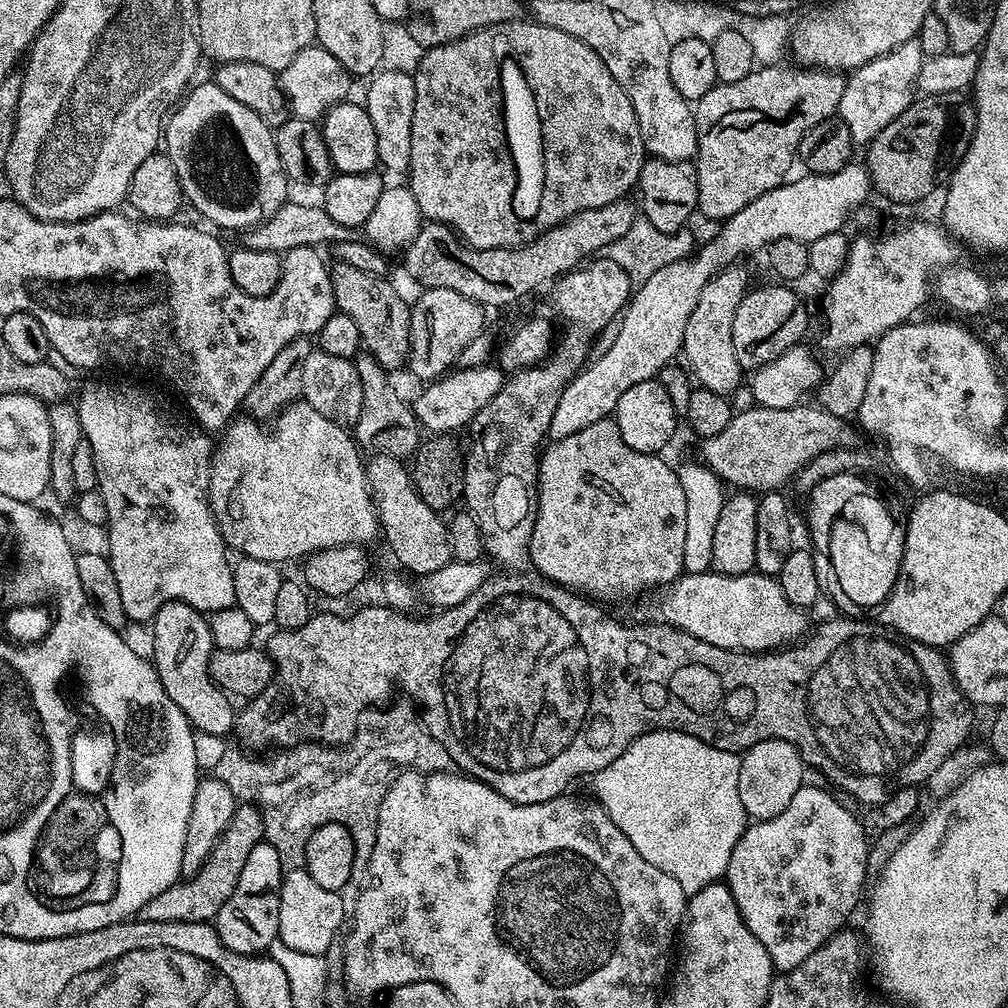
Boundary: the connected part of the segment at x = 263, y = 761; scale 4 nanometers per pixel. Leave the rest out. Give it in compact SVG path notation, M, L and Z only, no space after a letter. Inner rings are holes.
M400 698L397 704L389 706L373 706L365 709L356 723L356 732L347 746L329 746L309 742L297 744L291 748L281 749L275 754L253 754L243 747L228 748L216 760L215 779L230 787L239 803L253 804L260 811L265 828L264 840L277 850L281 869L292 872L303 868L305 862L306 842L310 834L318 830L318 826L326 825L326 810L344 810L345 824L352 824L349 829L356 832L356 824L360 828L368 828L372 832L372 824L378 826L378 810L382 806L382 798L392 782L380 782L380 774L384 770L376 770L378 764L386 766L388 773L395 777L401 770L414 770L416 767L416 740L428 740L430 733L424 721L418 715L413 703Z

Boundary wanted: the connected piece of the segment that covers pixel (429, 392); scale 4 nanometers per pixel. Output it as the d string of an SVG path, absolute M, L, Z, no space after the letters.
M495 363L481 364L479 368L461 368L449 371L438 380L425 383L424 388L414 400L416 422L428 434L456 434L456 431L467 429L472 423L474 414L502 390L505 373Z

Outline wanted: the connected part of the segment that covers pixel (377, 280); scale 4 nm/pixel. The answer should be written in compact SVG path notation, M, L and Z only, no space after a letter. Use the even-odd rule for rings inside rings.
M336 262L331 265L332 286L336 299L336 311L346 314L346 318L358 326L358 334L363 351L375 358L386 370L403 369L408 363L410 350L409 301L400 297L400 292L384 276L366 274L354 266Z

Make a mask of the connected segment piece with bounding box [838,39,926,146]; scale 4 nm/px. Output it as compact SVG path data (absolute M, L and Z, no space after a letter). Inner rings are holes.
M919 39L907 40L890 54L874 58L874 62L866 62L866 66L855 69L845 79L838 116L849 127L857 145L871 144L878 133L886 130L886 126L890 126L890 122L894 122L894 118L902 114L902 110L910 107L914 99L916 79L925 59Z

